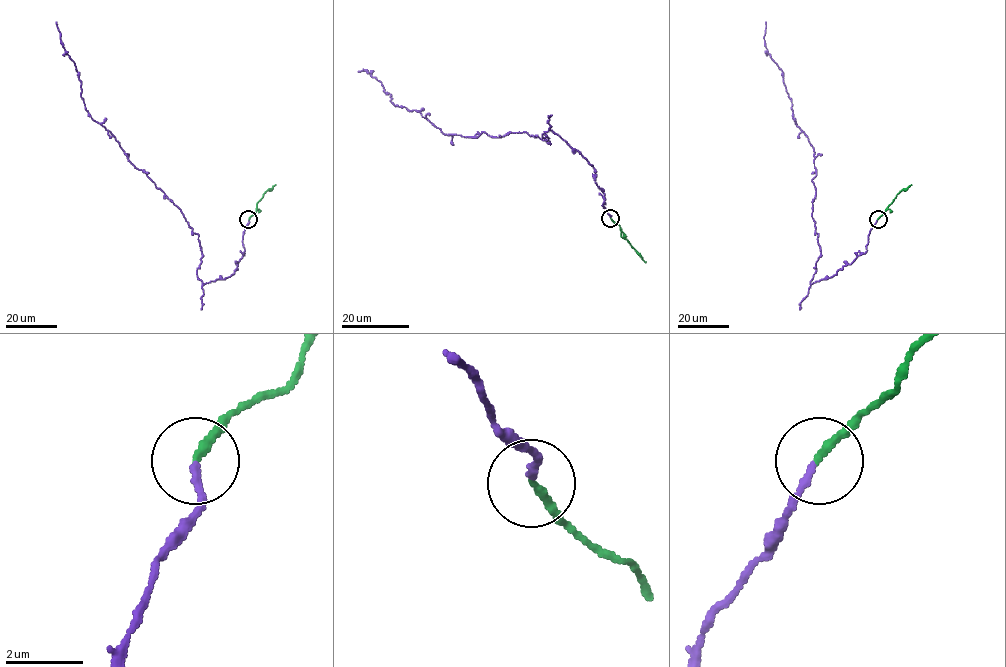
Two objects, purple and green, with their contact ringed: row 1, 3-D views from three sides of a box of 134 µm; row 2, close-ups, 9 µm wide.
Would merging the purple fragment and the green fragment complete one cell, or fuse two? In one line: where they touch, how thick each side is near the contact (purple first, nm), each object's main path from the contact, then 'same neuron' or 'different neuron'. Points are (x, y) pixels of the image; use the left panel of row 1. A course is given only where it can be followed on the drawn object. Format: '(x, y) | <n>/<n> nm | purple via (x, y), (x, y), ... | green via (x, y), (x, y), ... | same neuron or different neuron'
(248, 219) | 160/200 nm | purple via (249, 219), (237, 268), (203, 283), (197, 275), (202, 254), (198, 235), (86, 109), (79, 73), (56, 22) | green via (249, 219), (255, 213), (263, 195), (276, 184) | same neuron

